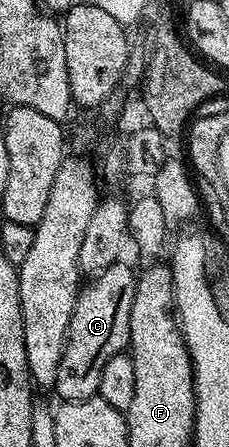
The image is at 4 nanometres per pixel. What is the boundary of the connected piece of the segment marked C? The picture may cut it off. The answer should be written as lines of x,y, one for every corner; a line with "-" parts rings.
118,262
98,272
78,291
55,385
55,392
61,395
62,401
87,400
97,395
99,374
103,374
103,366
107,366
115,354
128,349
131,302
135,302
136,289
135,272
125,262

